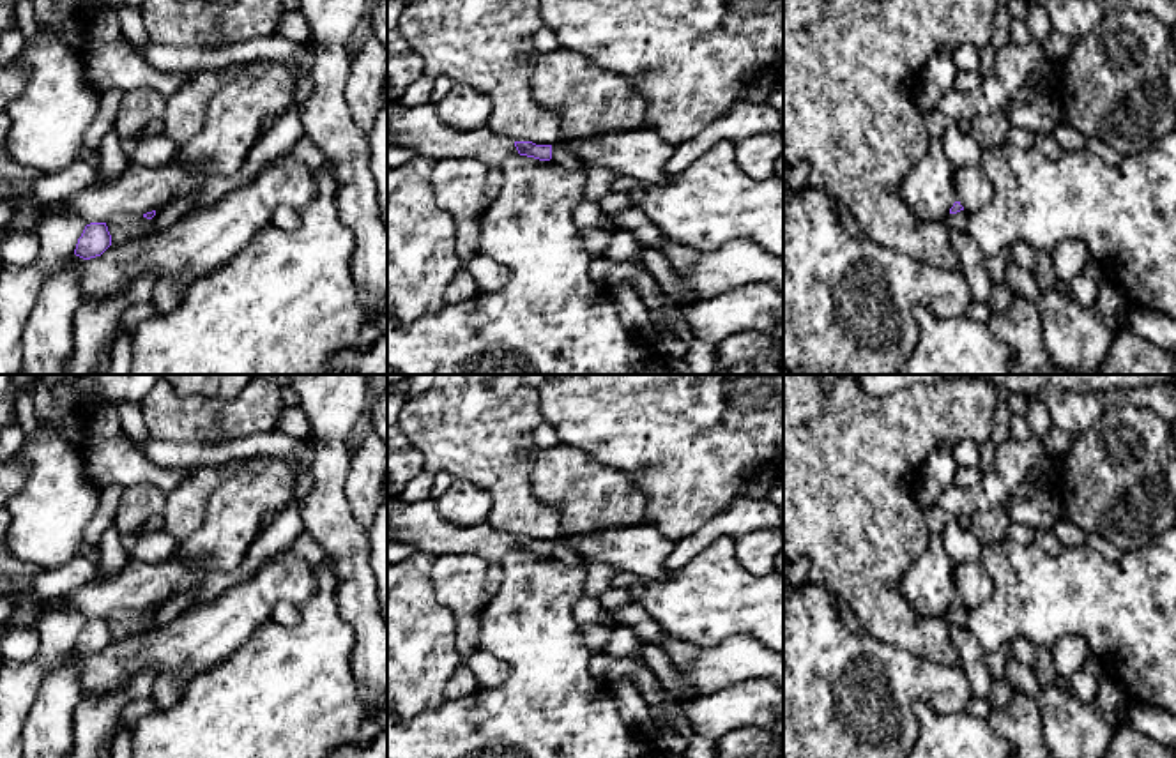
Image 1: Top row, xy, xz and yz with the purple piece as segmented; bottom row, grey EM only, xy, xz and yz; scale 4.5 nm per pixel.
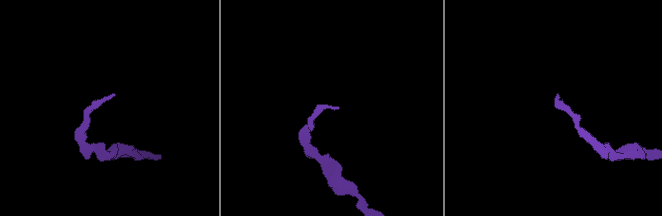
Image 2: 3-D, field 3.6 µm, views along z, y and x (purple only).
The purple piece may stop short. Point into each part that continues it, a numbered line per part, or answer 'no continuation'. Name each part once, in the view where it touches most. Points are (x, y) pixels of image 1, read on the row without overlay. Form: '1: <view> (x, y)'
no continuation

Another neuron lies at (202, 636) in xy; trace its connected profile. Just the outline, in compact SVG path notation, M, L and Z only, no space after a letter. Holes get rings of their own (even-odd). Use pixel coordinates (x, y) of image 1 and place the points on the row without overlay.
M283 550L210 604L189 606L170 624L85 656L81 696L124 691L143 671L187 677L226 661L262 625L278 603L302 604L317 587L315 565Z

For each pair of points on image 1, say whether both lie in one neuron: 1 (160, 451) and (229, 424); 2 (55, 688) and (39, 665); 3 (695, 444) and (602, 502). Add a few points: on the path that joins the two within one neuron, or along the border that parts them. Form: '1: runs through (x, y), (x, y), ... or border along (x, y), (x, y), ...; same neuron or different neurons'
1: border along (152, 437), (161, 440), (225, 442); different neurons
2: border along (73, 647), (45, 674), (29, 712); different neurons
3: border along (596, 462), (625, 470), (641, 488), (644, 518); different neurons

